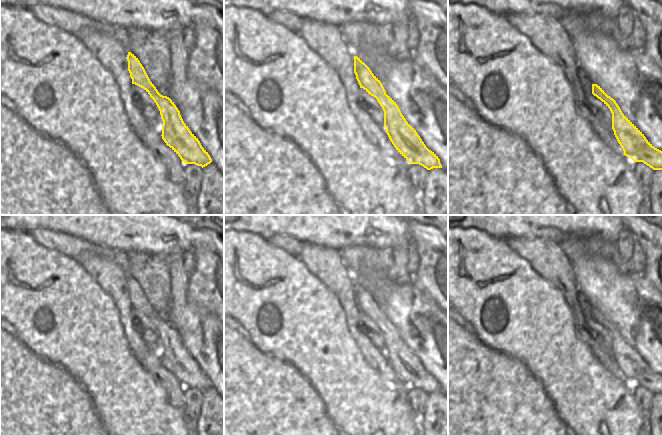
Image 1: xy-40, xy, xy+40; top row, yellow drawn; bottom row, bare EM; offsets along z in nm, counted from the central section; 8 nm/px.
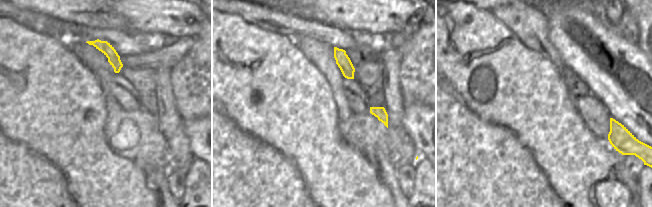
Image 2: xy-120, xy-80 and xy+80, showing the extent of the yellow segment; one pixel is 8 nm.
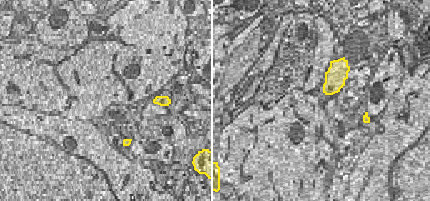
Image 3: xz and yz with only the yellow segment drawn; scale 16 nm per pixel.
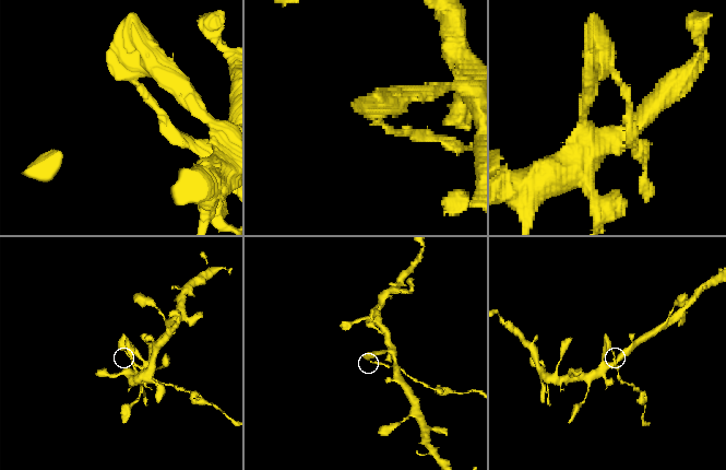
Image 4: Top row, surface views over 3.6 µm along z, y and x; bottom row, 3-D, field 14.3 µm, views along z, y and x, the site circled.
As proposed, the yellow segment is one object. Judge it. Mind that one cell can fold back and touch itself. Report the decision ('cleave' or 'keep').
cleave

